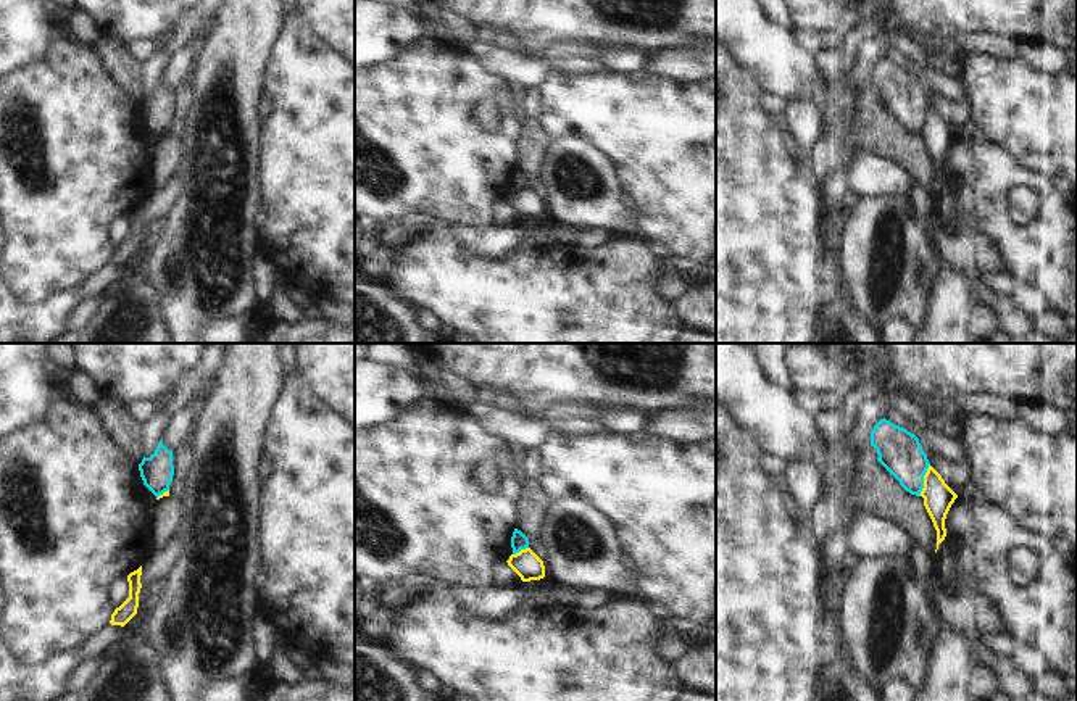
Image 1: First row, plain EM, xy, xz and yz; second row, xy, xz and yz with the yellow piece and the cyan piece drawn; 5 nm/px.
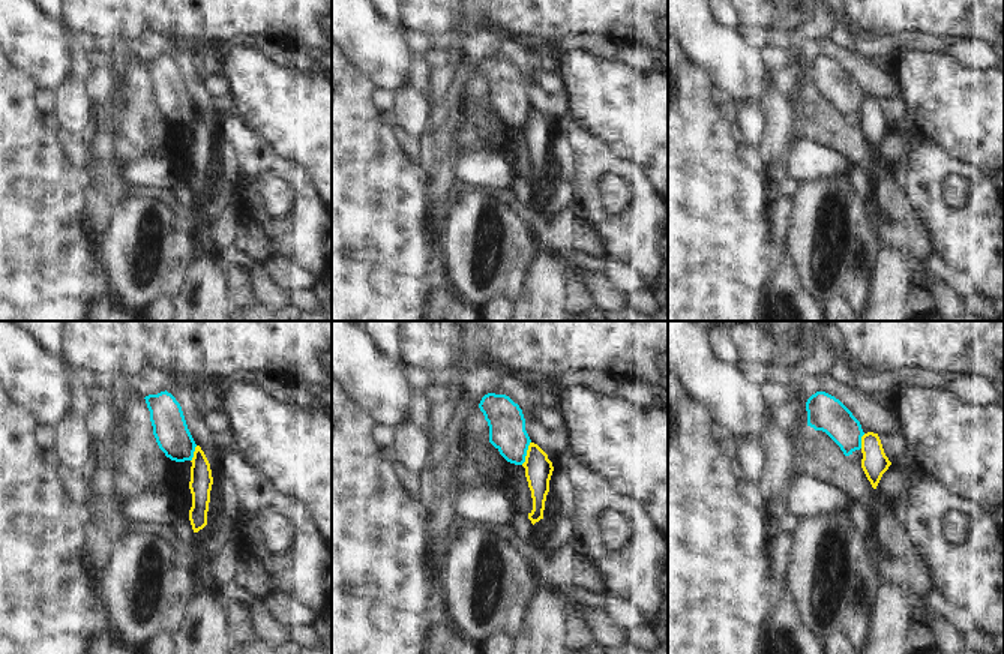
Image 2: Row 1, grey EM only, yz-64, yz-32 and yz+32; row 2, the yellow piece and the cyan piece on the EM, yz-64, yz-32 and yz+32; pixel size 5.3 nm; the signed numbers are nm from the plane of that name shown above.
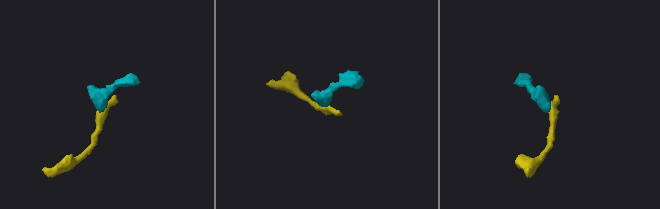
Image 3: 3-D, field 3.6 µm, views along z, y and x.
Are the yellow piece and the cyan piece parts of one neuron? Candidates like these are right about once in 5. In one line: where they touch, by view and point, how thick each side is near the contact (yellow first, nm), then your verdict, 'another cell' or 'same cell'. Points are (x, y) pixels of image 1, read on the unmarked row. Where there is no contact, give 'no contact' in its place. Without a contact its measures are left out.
meets yellow in yz at (924, 120); 150 nm thick on the yellow side, 220 nm on the other; another cell

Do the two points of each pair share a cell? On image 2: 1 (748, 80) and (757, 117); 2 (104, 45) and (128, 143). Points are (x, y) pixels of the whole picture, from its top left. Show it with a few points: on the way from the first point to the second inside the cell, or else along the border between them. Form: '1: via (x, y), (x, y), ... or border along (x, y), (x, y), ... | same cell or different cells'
1: border along (737, 104), (758, 104), (761, 107) | different cells
2: border along (117, 41), (108, 53) | different cells

